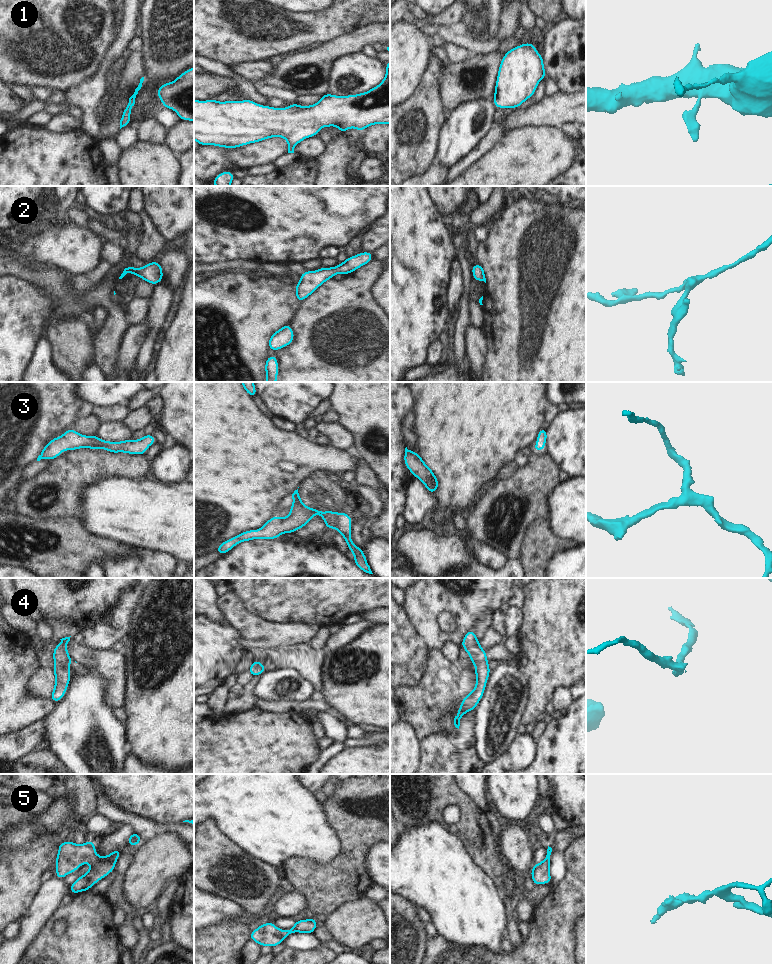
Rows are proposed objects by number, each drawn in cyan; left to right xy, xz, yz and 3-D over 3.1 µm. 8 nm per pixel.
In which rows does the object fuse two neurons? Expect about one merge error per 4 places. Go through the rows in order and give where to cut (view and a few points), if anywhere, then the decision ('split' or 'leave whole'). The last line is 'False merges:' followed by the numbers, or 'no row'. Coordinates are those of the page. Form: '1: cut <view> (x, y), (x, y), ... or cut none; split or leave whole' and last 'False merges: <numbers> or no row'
1: cut none; leave whole
2: cut none; leave whole
3: cut none; leave whole
4: cut none; leave whole
5: cut none; leave whole
False merges: no row

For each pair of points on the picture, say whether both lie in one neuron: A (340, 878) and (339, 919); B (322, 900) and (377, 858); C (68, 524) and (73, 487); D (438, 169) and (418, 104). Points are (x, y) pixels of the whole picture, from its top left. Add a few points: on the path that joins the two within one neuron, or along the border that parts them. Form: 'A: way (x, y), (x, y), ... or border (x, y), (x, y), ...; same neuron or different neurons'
A: border (361, 897), (345, 902), (326, 916); different neurons
B: border (376, 843), (366, 861), (372, 881); different neurons
C: border (78, 517), (57, 516), (46, 518); different neurons
D: border (432, 161), (422, 172), (415, 175); different neurons

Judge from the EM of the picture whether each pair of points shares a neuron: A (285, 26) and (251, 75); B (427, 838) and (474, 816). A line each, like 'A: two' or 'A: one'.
A: two
B: two

